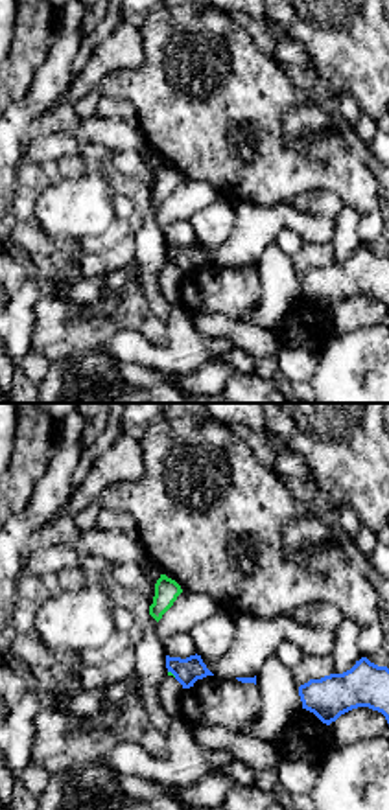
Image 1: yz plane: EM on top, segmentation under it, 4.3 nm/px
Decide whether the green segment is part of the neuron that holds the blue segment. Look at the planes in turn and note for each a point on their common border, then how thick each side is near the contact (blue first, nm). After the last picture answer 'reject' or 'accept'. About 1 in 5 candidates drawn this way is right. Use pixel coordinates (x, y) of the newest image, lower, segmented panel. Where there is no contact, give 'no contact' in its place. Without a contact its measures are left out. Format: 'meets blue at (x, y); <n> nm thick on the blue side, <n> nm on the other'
meets blue at (172, 672); 110 nm thick on the blue side, 20 nm on the other

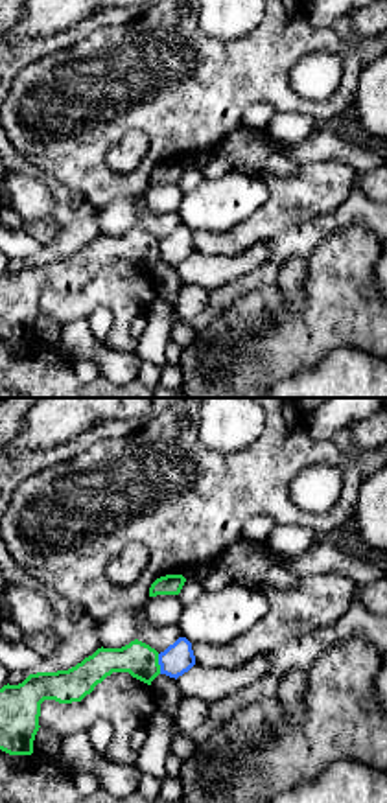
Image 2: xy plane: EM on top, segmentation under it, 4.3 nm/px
meets blue at (159, 663); 140 nm thick on the blue side, 150 nm on the other

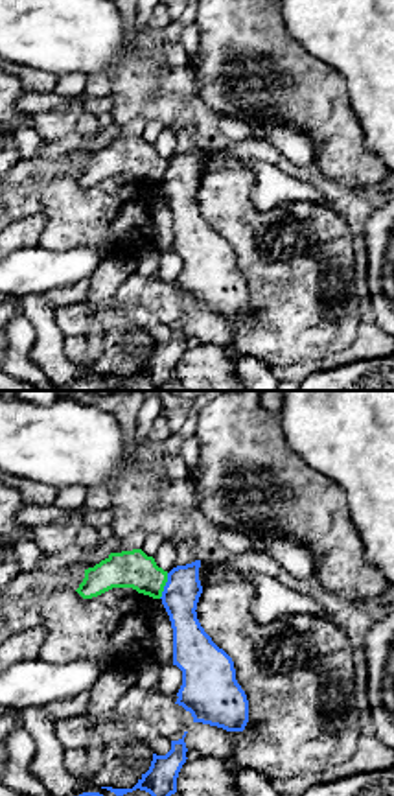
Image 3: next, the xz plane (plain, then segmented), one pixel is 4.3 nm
meets blue at (164, 586); 160 nm thick on the blue side, 160 nm on the other

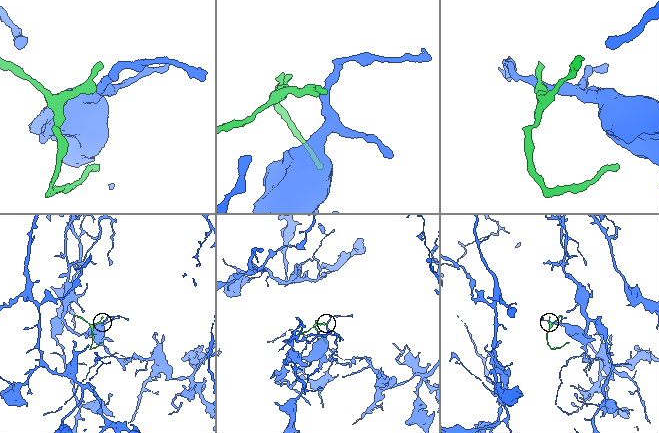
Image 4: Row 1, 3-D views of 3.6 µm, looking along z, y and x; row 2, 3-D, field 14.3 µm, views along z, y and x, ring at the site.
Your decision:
reject

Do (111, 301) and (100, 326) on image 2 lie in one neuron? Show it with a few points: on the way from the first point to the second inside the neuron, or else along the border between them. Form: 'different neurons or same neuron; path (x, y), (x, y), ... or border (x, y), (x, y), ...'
different neurons; border (98, 304), (111, 312), (111, 330), (105, 339)

